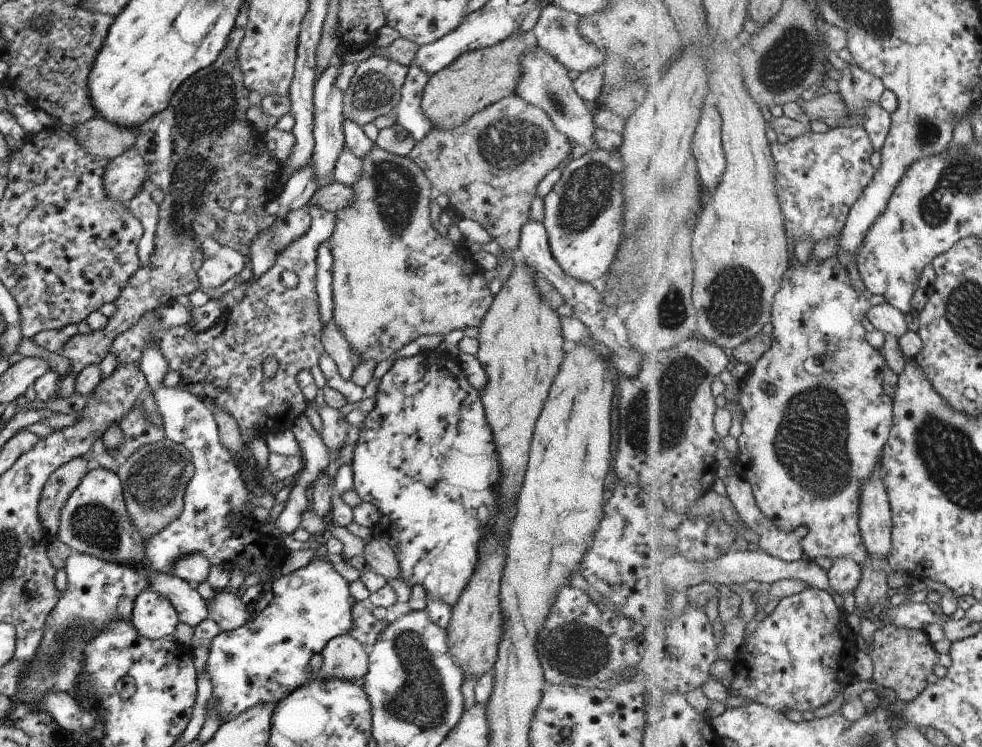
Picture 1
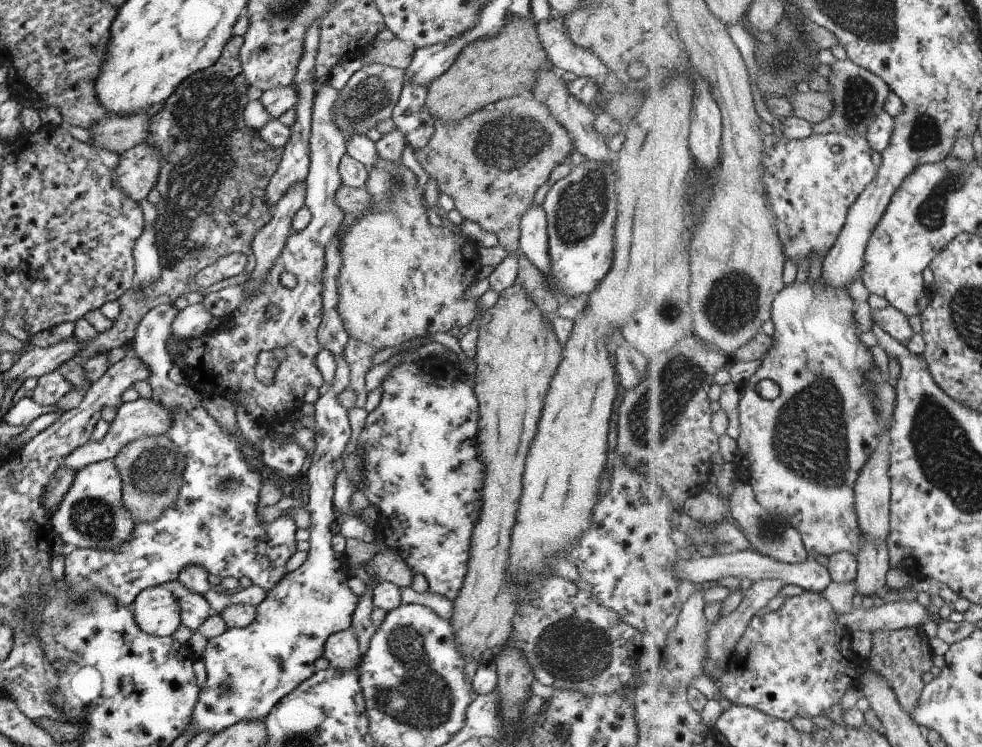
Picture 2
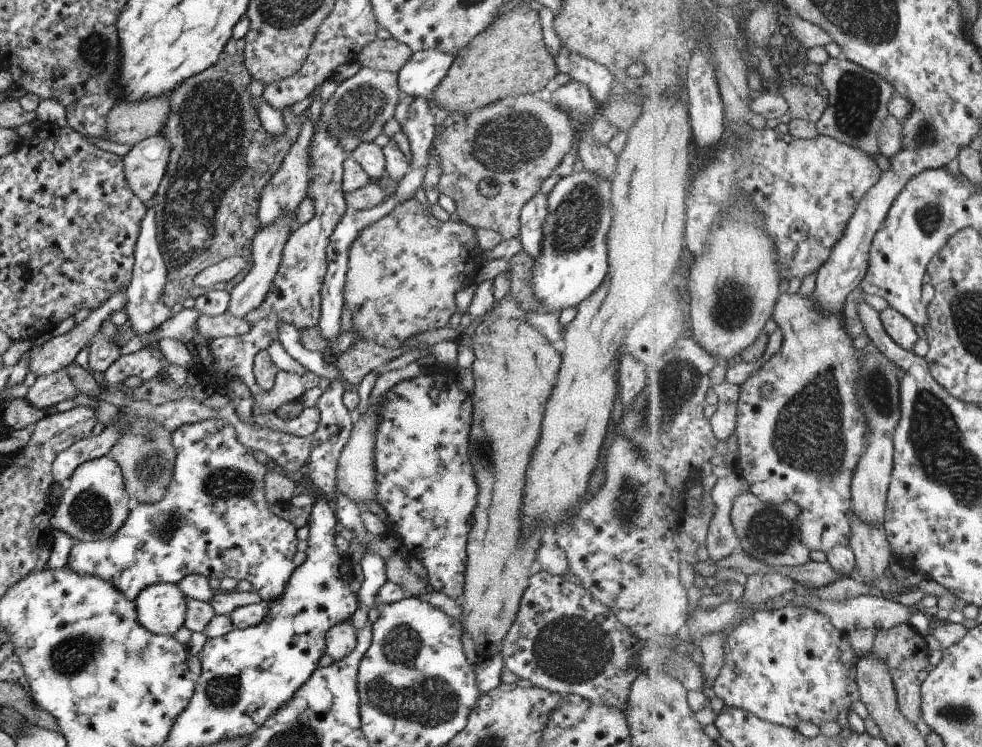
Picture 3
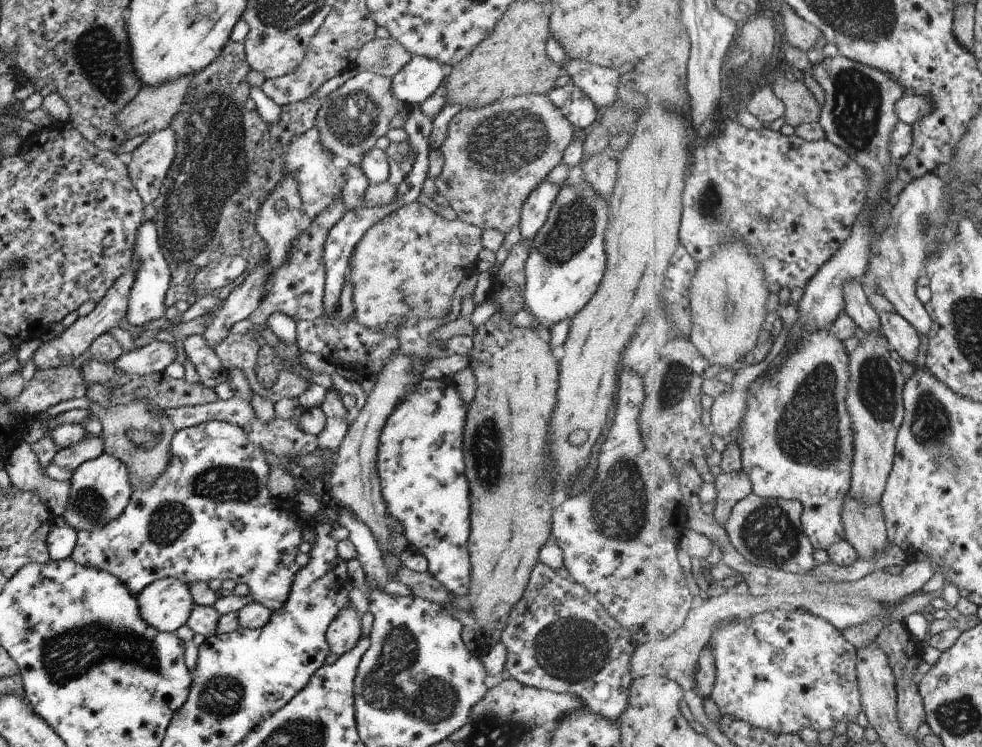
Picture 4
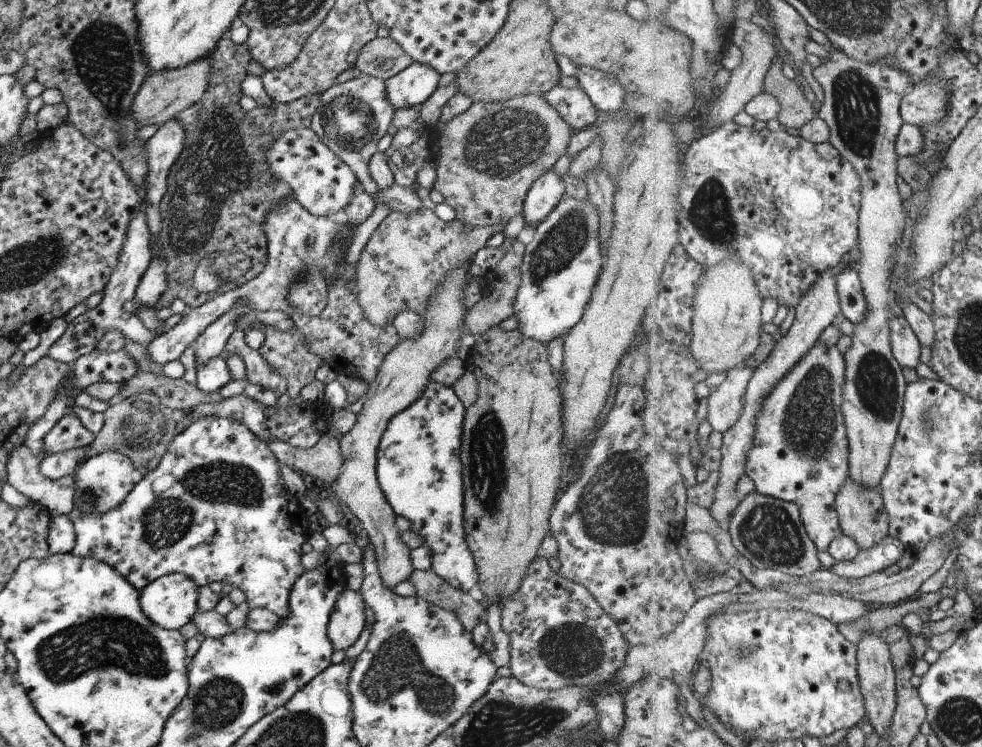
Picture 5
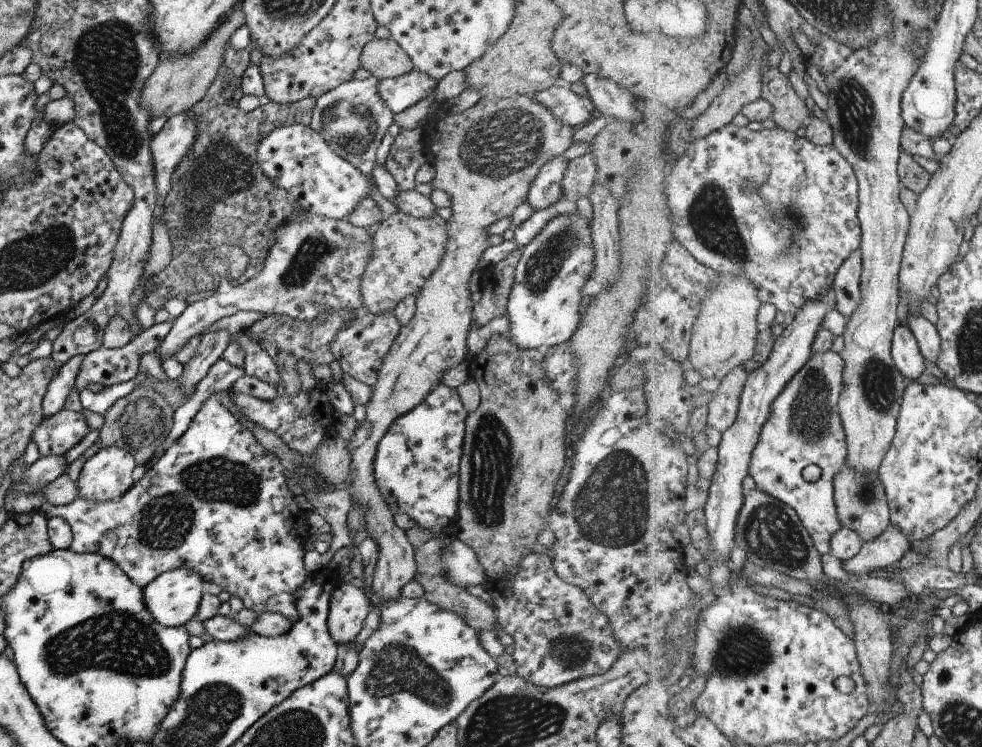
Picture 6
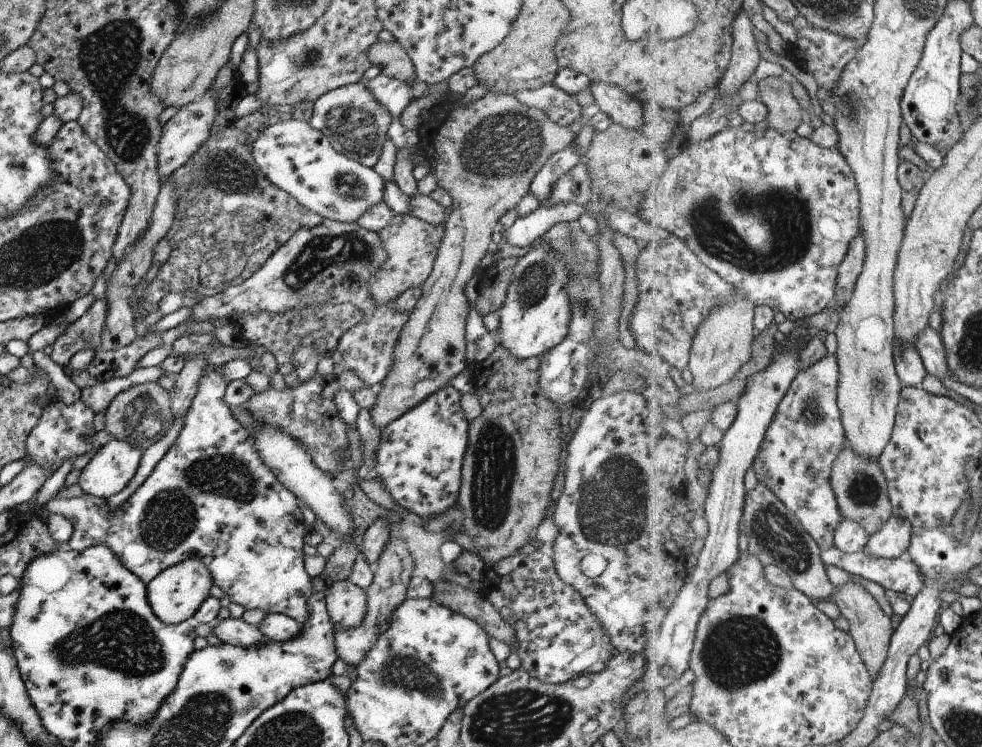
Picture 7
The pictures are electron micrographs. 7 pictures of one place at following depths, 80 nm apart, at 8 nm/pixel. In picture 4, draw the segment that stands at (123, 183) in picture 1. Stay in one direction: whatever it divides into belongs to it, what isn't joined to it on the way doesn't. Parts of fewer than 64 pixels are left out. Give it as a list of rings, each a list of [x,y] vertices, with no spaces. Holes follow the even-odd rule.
[[[167,126],[147,138],[125,157],[126,171],[144,205],[157,198],[175,156],[175,135]]]

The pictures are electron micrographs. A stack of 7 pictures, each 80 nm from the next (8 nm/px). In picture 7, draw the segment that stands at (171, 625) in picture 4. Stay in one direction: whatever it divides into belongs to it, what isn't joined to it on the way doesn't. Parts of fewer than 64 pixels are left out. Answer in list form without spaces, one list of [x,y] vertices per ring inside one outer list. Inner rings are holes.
[[[191,557],[162,570],[146,584],[146,599],[153,614],[166,625],[191,620],[202,600],[209,596],[212,580],[206,566],[197,557]]]

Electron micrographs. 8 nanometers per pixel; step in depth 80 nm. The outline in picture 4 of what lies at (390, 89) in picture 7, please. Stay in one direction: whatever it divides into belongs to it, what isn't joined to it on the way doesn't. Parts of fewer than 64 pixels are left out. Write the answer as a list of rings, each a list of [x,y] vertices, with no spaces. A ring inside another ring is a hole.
[[[412,55],[409,62],[390,78],[390,89],[392,95],[401,105],[420,105],[429,98],[435,89],[446,78],[447,66],[439,64],[435,59],[426,56]]]

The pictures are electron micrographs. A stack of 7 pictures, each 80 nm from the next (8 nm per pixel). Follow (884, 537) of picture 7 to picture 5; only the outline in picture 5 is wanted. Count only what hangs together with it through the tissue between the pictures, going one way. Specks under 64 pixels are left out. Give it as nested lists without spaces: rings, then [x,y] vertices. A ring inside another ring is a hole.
[[[889,535],[871,550],[860,551],[851,562],[836,561],[830,570],[848,579],[865,578],[897,564],[905,550],[906,546],[898,538]]]

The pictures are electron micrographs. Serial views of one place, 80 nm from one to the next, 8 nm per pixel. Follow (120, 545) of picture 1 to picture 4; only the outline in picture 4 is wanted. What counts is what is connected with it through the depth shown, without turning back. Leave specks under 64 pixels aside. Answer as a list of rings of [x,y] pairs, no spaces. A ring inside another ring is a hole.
[[[105,452],[94,459],[82,462],[75,467],[68,479],[70,489],[67,495],[67,507],[60,517],[76,532],[105,526],[115,520],[127,506],[133,491],[128,480],[126,466],[118,458]]]

